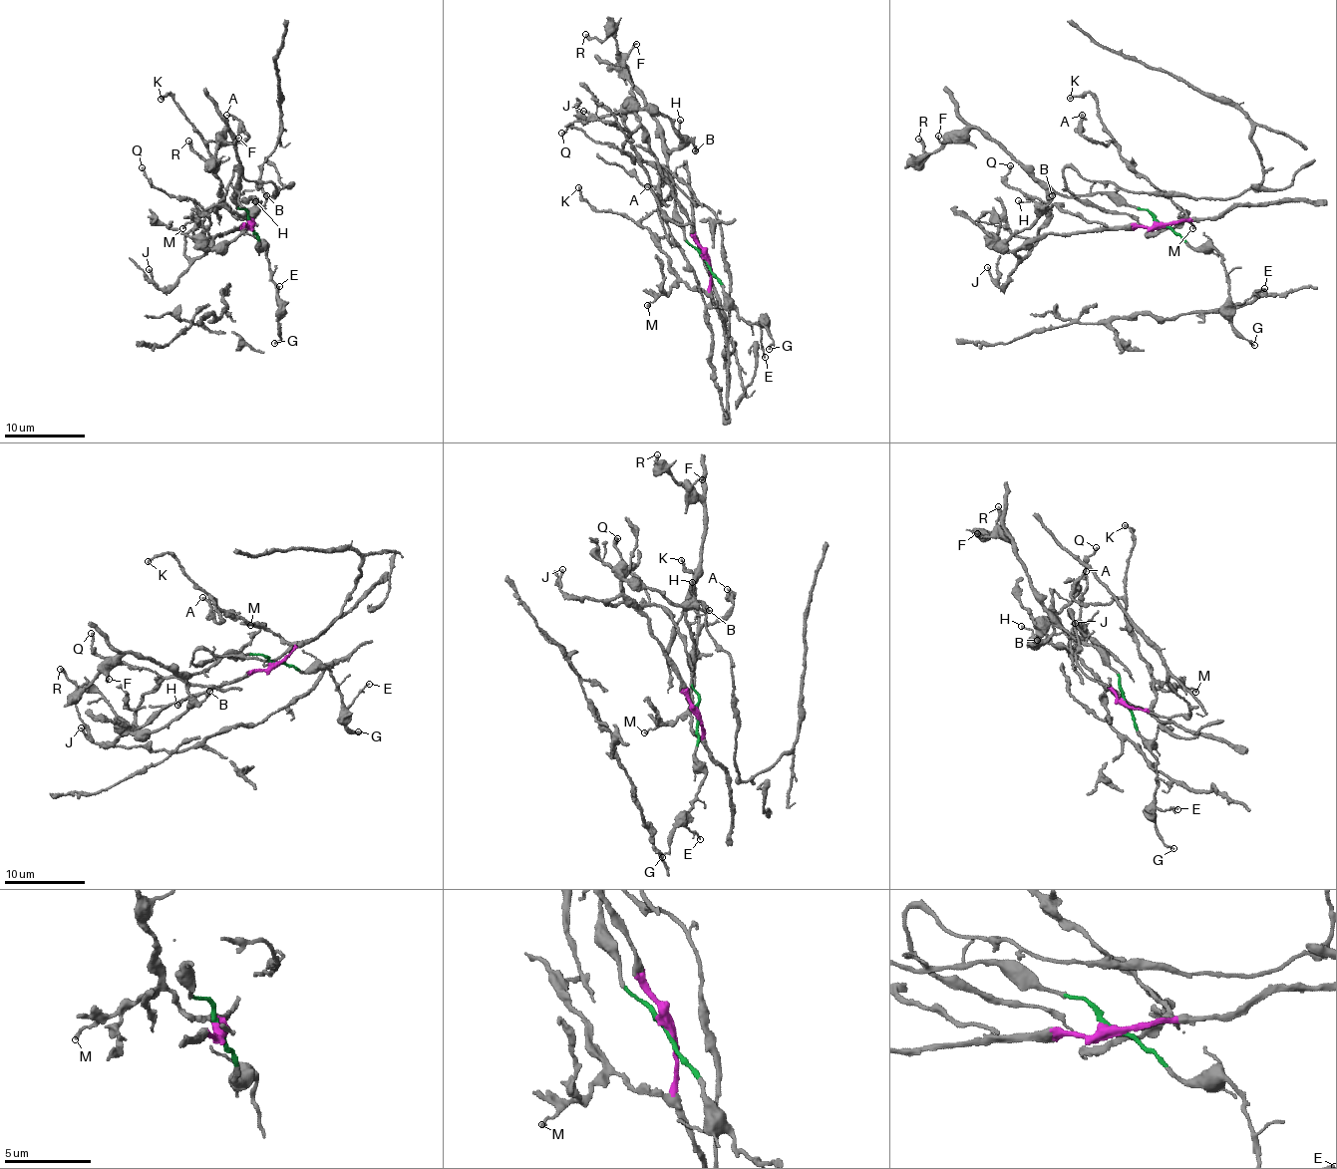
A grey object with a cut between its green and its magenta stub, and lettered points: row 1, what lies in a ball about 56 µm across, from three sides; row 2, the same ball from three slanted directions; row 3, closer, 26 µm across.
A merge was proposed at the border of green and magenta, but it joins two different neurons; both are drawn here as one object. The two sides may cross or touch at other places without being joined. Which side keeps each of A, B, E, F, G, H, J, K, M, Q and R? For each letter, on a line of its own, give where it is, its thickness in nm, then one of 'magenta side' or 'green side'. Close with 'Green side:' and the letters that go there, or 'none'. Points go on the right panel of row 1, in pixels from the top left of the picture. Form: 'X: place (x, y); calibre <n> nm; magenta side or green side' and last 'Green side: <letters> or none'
A: place (1082, 115); calibre 190 nm; magenta side
B: place (1052, 195); calibre 280 nm; green side
E: place (1264, 288); calibre 140 nm; green side
F: place (938, 136); calibre 150 nm; green side
G: place (1254, 345); calibre 140 nm; green side
H: place (1018, 200); calibre 160 nm; green side
J: place (987, 267); calibre 150 nm; magenta side
K: place (1070, 98); calibre 170 nm; magenta side
M: place (1192, 228); calibre 170 nm; magenta side
Q: place (1010, 165); calibre 200 nm; magenta side
R: place (918, 139); calibre 280 nm; green side
Green side: B, E, F, G, H, R

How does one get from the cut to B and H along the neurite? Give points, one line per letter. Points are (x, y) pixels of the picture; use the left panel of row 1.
B: (250, 224), (244, 209), (237, 206), (235, 192), (239, 202), (248, 208), (262, 206), (267, 194)
H: (250, 224), (244, 209), (237, 206), (235, 192), (239, 202), (248, 208), (255, 204), (252, 202), (255, 201)

